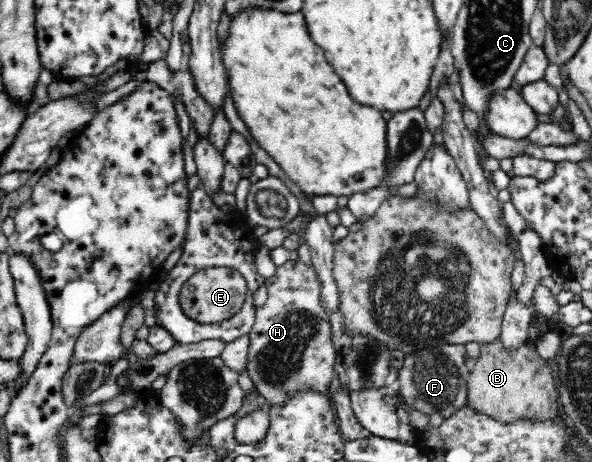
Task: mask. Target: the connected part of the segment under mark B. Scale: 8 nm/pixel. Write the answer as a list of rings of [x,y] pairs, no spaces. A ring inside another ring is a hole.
[[[500,338],[480,345],[480,356],[472,363],[468,376],[467,404],[481,414],[498,419],[501,424],[512,424],[520,419],[545,421],[557,416],[560,409],[556,381],[558,372],[552,361],[543,359],[535,343],[526,342],[515,349],[506,349]]]

